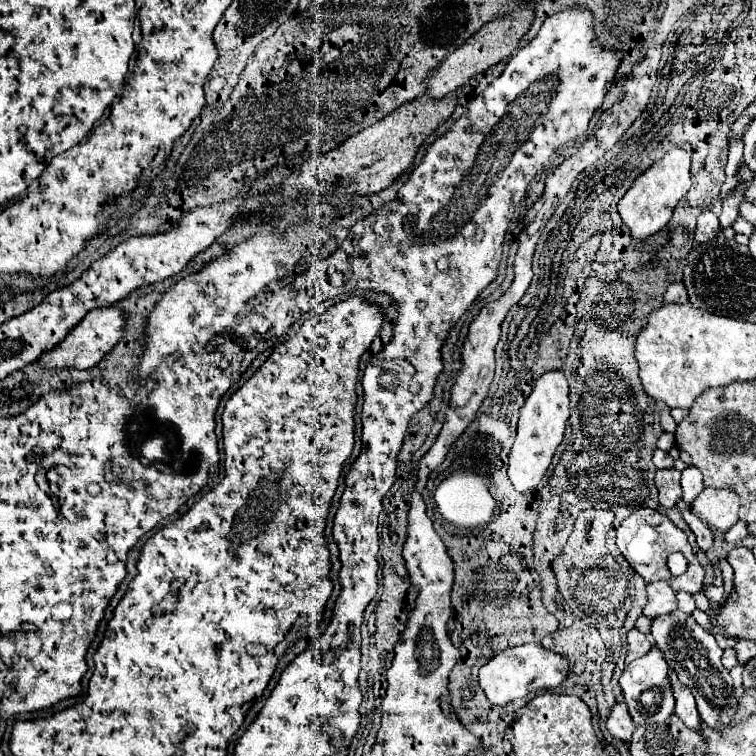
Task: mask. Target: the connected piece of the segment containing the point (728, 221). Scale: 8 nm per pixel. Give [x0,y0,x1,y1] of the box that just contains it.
[720,189,742,229]

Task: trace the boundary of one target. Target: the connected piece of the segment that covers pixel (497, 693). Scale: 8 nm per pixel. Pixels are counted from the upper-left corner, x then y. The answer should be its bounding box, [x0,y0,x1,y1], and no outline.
[478,643,568,705]

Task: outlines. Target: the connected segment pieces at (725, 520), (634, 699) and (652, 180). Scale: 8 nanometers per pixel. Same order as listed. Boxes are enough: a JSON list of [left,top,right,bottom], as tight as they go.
[[692,487,738,533],[620,647,674,725],[618,149,690,239]]

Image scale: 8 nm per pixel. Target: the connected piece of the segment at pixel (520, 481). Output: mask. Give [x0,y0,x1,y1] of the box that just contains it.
[508,371,568,493]

